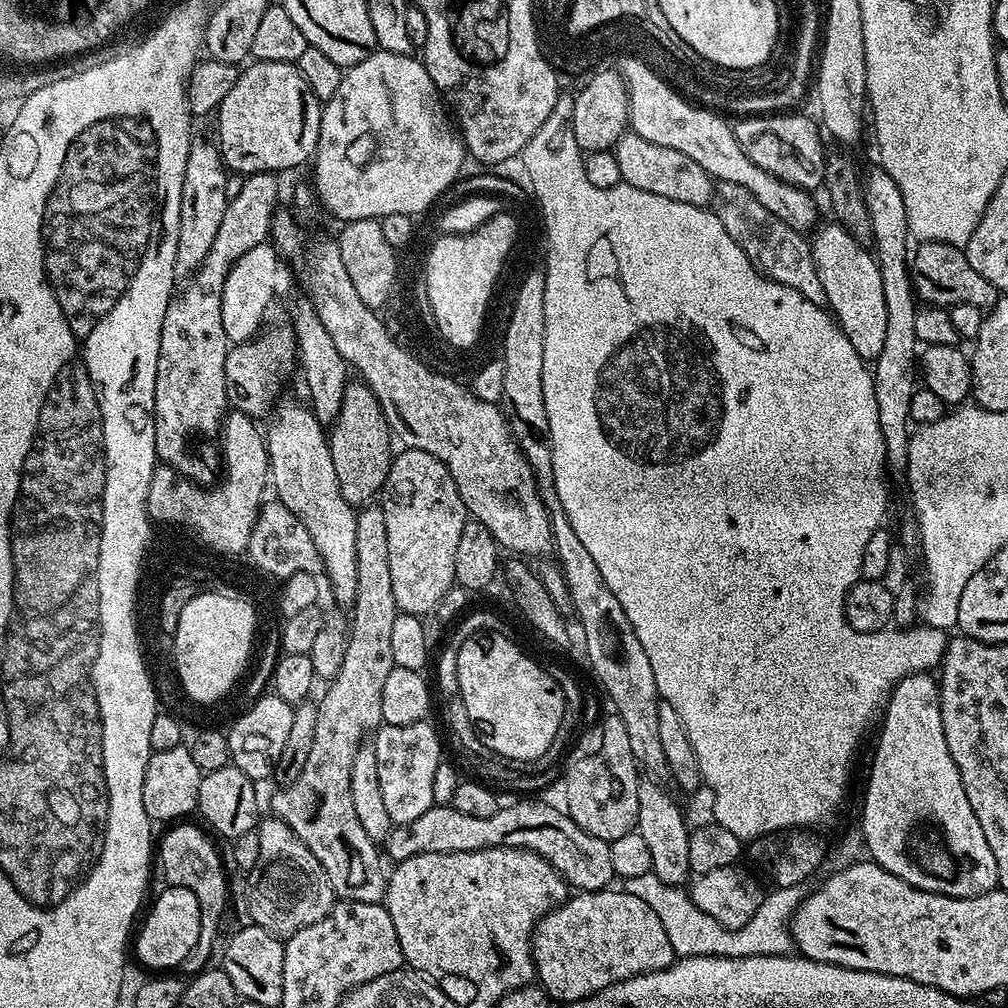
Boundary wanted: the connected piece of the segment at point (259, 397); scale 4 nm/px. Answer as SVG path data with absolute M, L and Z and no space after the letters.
M284 324L273 328L265 327L255 338L244 343L233 343L226 358L226 390L229 405L237 412L260 418L264 411L277 403L276 395L284 384L284 379L298 364L298 345L293 329Z

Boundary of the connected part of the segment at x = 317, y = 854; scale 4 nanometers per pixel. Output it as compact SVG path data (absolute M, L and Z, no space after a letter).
M364 506L356 513L356 529L354 530L354 550L356 551L356 561L358 562L358 590L354 602L350 605L352 612L352 628L347 629L348 645L346 646L346 654L342 658L342 666L338 670L336 676L331 677L328 689L324 692L324 697L318 700L316 709L318 710L318 726L314 726L314 747L310 750L310 759L306 762L302 774L298 774L298 782L281 787L280 792L276 792L272 796L271 815L277 816L282 822L286 822L286 826L290 826L290 830L294 830L294 834L300 839L304 845L314 854L314 858L318 858L318 862L322 866L322 870L326 870L326 878L330 878L330 886L332 891L336 893L341 900L353 900L354 902L370 902L378 904L383 901L384 893L388 890L388 881L386 879L386 868L380 865L380 856L382 860L382 852L378 847L377 841L370 838L370 834L366 834L366 830L362 830L362 822L358 822L358 814L354 810L354 798L350 798L350 770L354 770L354 754L358 754L361 744L365 743L366 736L364 731L375 730L382 723L382 685L386 682L386 678L390 674L390 670L396 667L394 662L394 653L390 651L390 638L394 635L394 618L398 615L398 609L394 602L394 592L390 590L390 562L388 561L388 551L386 550L386 514L383 507L380 506Z

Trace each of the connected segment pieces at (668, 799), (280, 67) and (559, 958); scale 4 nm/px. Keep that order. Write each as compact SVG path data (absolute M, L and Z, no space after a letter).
M641 779L638 786L638 822L635 831L642 834L642 839L650 850L652 873L664 884L680 886L690 876L690 824L684 821L683 810L676 805L675 798L664 787L661 781Z
M269 60L249 63L218 109L218 143L227 167L233 173L280 174L283 168L309 163L320 137L321 111L322 101L310 90L296 64Z
M623 890L612 891L577 891L551 912L544 913L533 928L532 960L536 964L536 980L553 1001L565 1000L565 1005L570 1006L575 1000L585 1000L592 993L600 992L612 984L643 976L645 972L672 967L674 953L670 938L666 938L666 926L662 926L662 918L634 894Z

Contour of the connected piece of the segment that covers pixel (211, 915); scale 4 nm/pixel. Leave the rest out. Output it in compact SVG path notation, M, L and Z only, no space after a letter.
M180 822L172 828L164 837L158 840L158 864L160 860L160 872L164 875L164 884L173 888L185 888L198 898L198 910L200 911L200 933L194 950L179 966L179 971L185 977L191 978L207 969L216 948L216 935L220 932L220 919L224 916L224 907L228 904L229 877L224 871L224 864L220 859L217 845L208 841L209 833L203 827L195 828L192 822Z

